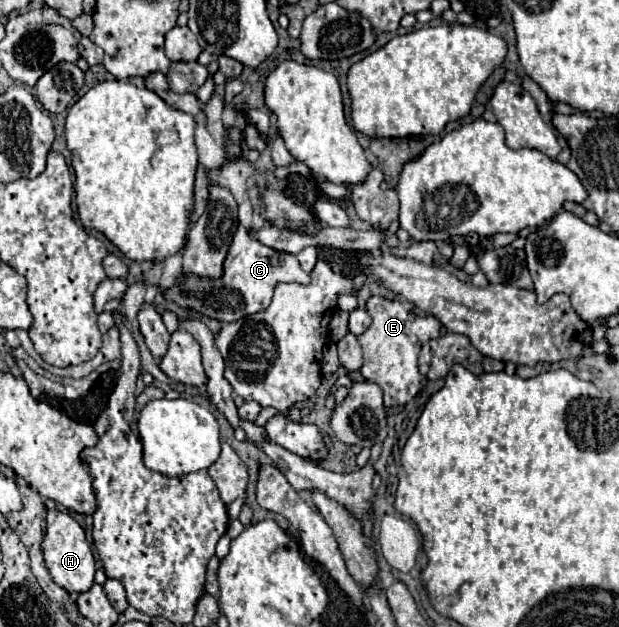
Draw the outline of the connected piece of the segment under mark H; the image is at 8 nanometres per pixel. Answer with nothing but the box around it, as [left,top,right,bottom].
[42,510,94,592]

